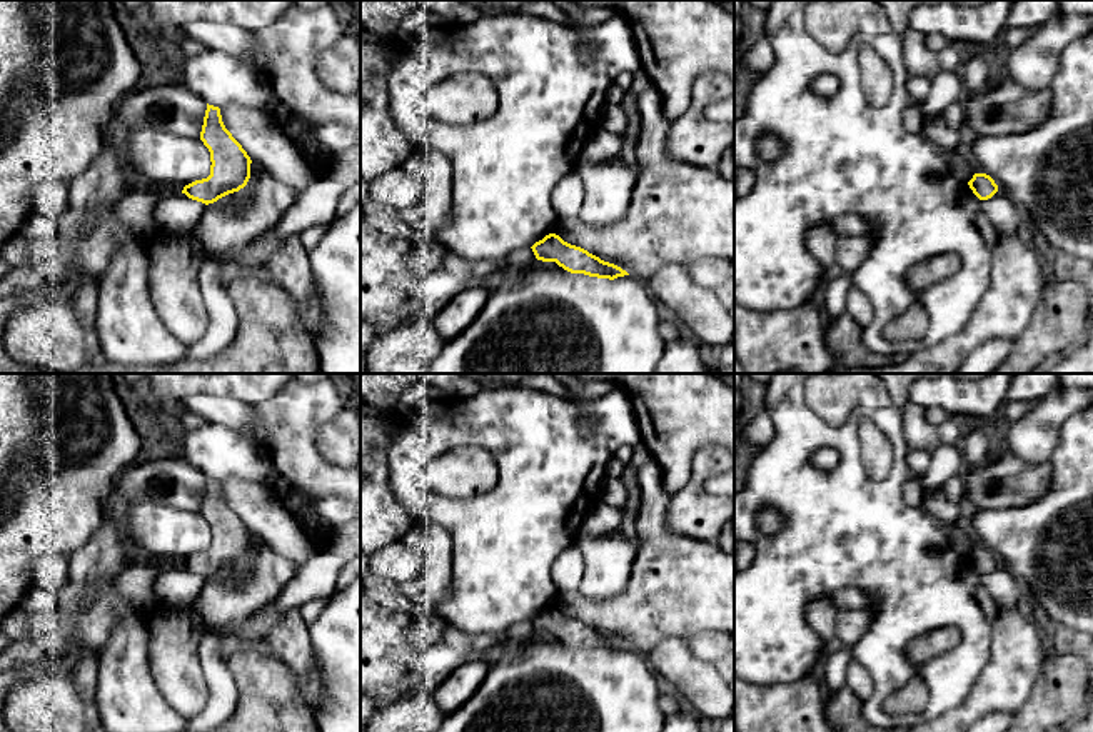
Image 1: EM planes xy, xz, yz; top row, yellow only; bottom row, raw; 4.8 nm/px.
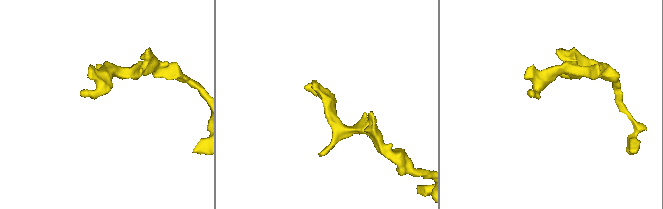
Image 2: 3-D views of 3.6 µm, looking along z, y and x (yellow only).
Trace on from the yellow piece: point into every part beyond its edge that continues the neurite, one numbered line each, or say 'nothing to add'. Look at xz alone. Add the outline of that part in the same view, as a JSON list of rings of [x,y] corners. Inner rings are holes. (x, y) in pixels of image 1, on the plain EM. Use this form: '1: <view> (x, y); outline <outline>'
nothing to add

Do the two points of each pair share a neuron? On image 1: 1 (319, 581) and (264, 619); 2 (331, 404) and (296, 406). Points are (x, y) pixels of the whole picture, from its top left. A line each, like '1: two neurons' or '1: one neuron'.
1: one neuron
2: one neuron

